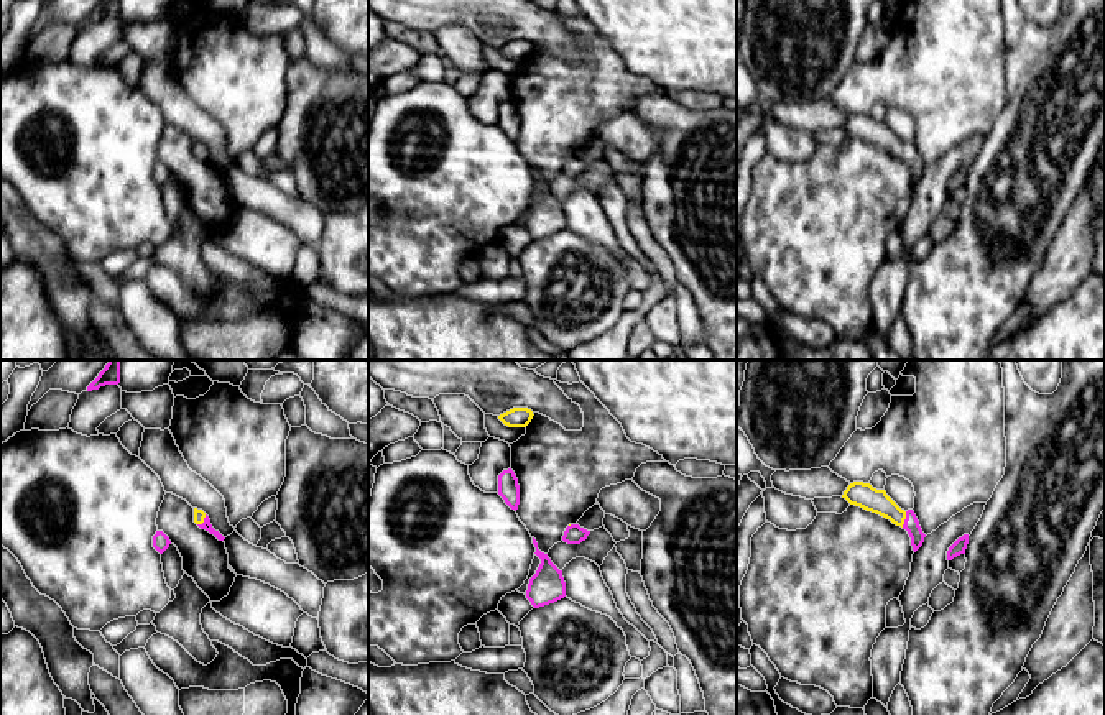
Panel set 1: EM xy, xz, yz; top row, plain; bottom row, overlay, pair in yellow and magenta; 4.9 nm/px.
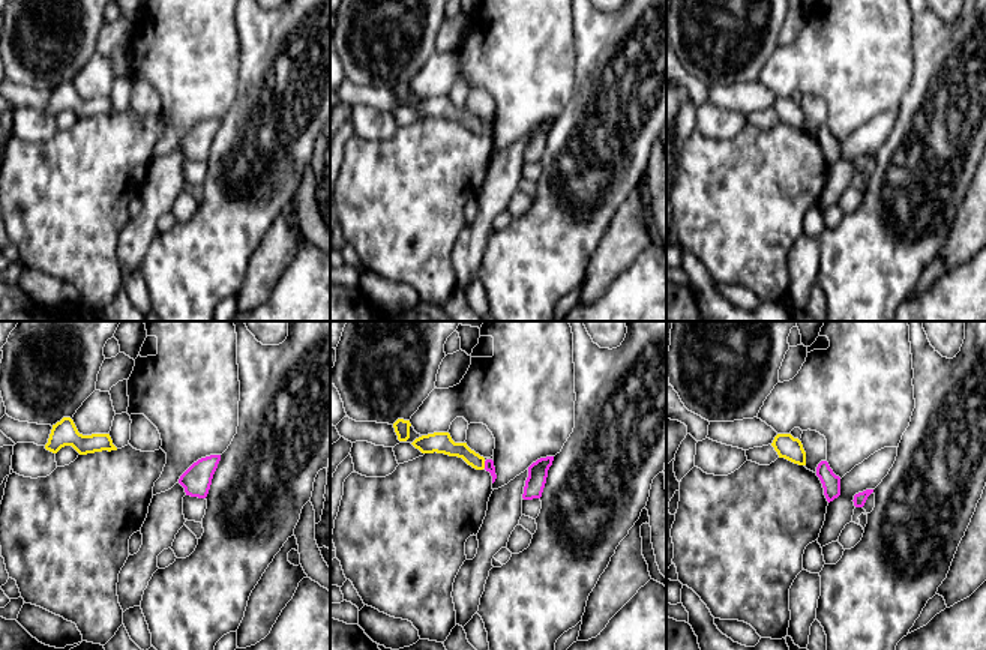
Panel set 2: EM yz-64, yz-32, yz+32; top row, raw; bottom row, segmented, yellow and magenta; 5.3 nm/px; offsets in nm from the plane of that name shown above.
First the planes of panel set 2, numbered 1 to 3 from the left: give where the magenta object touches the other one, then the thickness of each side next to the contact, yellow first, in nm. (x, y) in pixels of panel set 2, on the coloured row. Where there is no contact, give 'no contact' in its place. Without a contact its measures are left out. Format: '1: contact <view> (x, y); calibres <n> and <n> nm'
1: no contact
2: contact yz-32 (483, 464); calibres 110 and 50 nm
3: no contact

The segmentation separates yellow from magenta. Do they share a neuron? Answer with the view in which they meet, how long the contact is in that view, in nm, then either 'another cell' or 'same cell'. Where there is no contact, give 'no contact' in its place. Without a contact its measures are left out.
meets yellow in yz; contact 80 nm long; same cell

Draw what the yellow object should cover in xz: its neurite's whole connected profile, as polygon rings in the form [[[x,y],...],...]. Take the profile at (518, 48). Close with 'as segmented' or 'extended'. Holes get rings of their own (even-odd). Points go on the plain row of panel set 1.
[[[513,39],[500,46],[498,51],[508,59],[526,59],[533,48],[533,43],[528,39]]]; as segmented

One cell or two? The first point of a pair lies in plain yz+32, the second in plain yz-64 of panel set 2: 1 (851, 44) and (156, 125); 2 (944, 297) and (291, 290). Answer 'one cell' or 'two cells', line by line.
1: two cells
2: one cell

